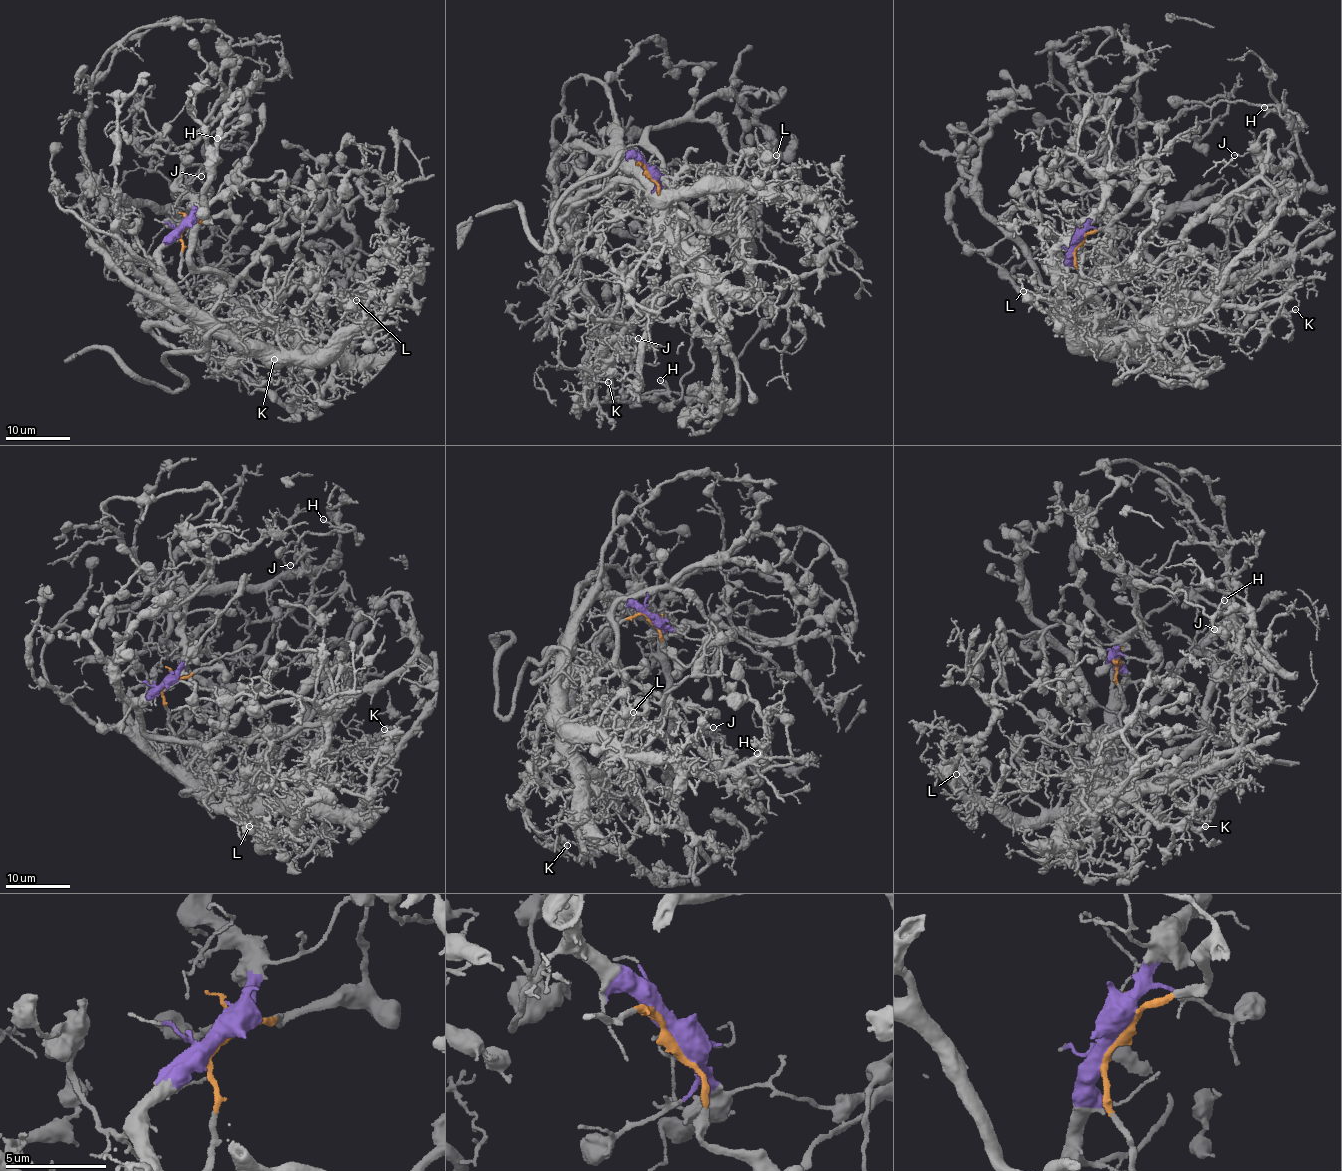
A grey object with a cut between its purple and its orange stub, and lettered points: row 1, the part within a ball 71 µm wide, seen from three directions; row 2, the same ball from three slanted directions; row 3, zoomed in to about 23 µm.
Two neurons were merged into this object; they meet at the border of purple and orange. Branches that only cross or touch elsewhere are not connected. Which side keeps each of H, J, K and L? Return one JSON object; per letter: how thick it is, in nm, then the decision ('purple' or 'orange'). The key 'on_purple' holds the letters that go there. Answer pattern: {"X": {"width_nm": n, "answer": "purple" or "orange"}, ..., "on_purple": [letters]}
{"H": {"width_nm": 160, "answer": "orange"}, "J": {"width_nm": 130, "answer": "purple"}, "K": {"width_nm": 170, "answer": "purple"}, "L": {"width_nm": 160, "answer": "purple"}, "on_purple": ["J", "K", "L"]}

